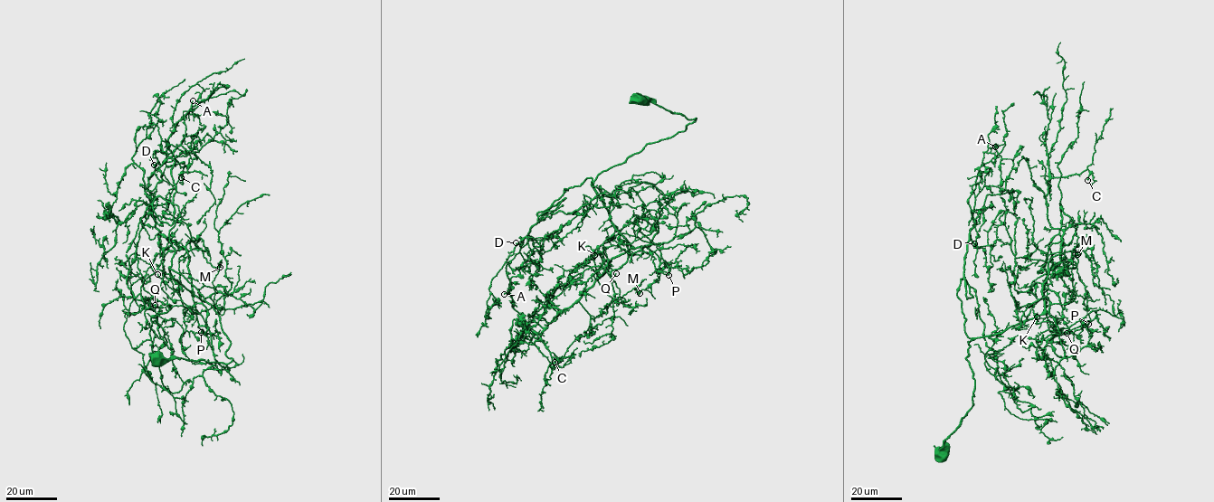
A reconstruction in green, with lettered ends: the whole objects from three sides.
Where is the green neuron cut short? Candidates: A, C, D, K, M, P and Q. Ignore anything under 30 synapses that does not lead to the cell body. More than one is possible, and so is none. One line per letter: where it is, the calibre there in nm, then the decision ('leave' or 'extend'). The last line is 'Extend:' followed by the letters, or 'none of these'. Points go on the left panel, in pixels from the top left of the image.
A: place (193, 100); calibre 190 nm; extend
C: place (181, 177); calibre 180 nm; leave
D: place (154, 165); calibre 200 nm; leave
K: place (157, 274); calibre 180 nm; leave
M: place (220, 267); calibre 180 nm; leave
P: place (201, 332); calibre 220 nm; leave
Q: place (155, 305); calibre 180 nm; leave
Extend: A

